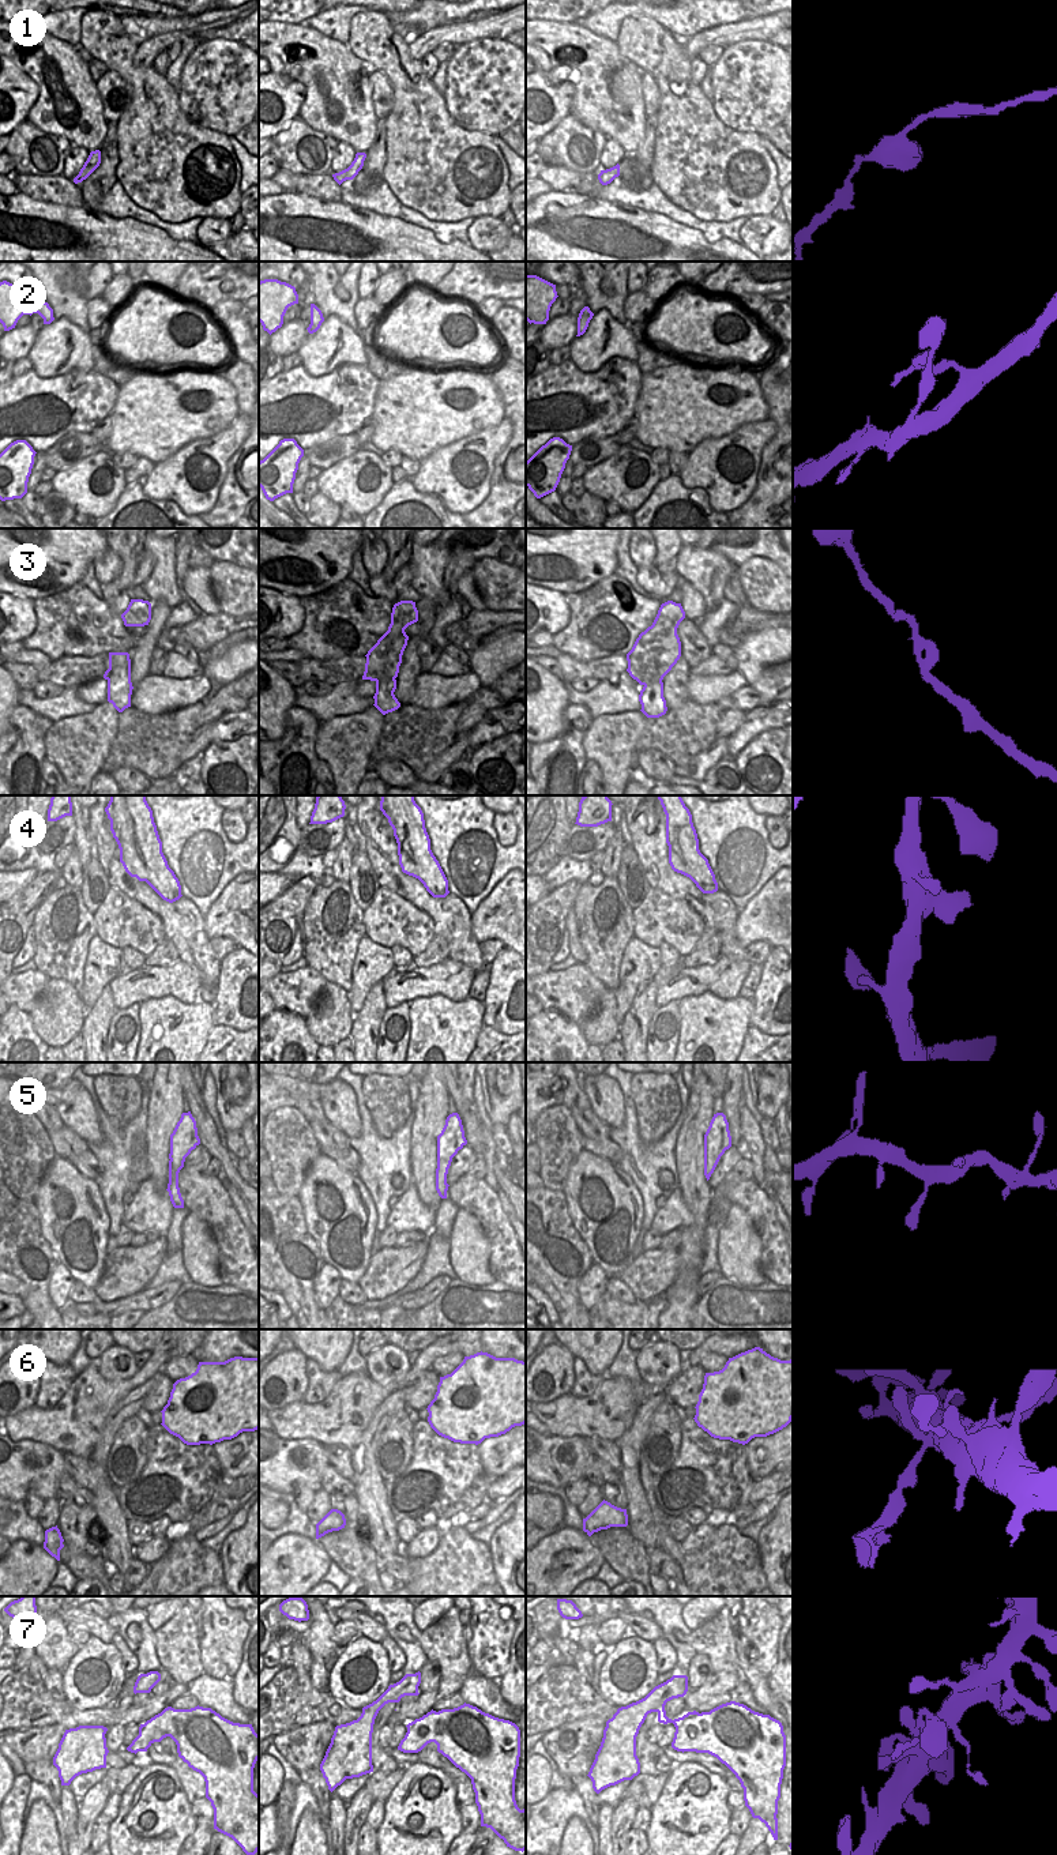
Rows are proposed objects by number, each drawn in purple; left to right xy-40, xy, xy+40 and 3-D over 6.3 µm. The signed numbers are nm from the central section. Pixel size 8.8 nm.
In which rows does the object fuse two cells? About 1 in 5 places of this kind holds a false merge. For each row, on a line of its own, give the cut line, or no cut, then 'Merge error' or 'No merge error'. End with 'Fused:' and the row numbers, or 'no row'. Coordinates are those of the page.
1: No split. No merge error
2: No split. No merge error
3: No split. No merge error
4: No split. No merge error
5: No split. No merge error
6: Split along xy (316, 1528), (326, 1532). Merge error
7: No split. No merge error
Fused: 6.

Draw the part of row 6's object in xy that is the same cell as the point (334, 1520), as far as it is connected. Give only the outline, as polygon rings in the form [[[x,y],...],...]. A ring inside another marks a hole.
[[[331,1509],[317,1524],[316,1529],[320,1532],[332,1532],[345,1528],[346,1519],[345,1515],[338,1509]]]

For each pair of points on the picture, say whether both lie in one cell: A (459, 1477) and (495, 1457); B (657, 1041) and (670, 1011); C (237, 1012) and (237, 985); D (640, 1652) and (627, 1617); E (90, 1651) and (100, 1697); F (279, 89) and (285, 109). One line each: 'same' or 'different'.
A: different
B: same
C: same
D: different
E: same
F: same

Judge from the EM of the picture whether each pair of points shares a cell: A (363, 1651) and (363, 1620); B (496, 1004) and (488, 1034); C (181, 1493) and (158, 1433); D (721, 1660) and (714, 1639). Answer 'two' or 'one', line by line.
A: two
B: two
C: one
D: one

